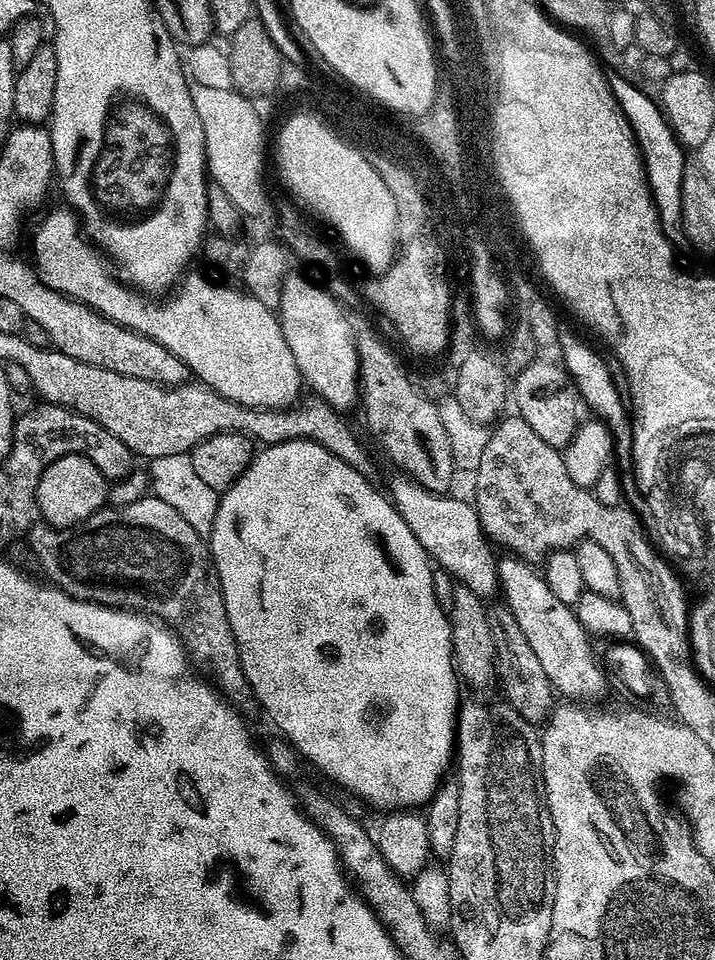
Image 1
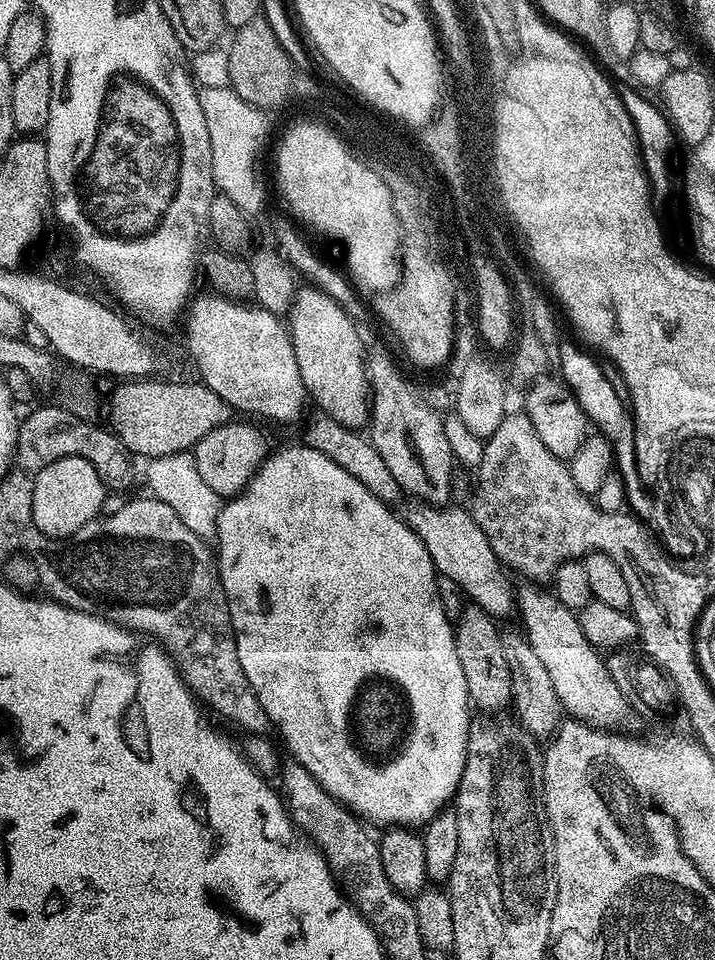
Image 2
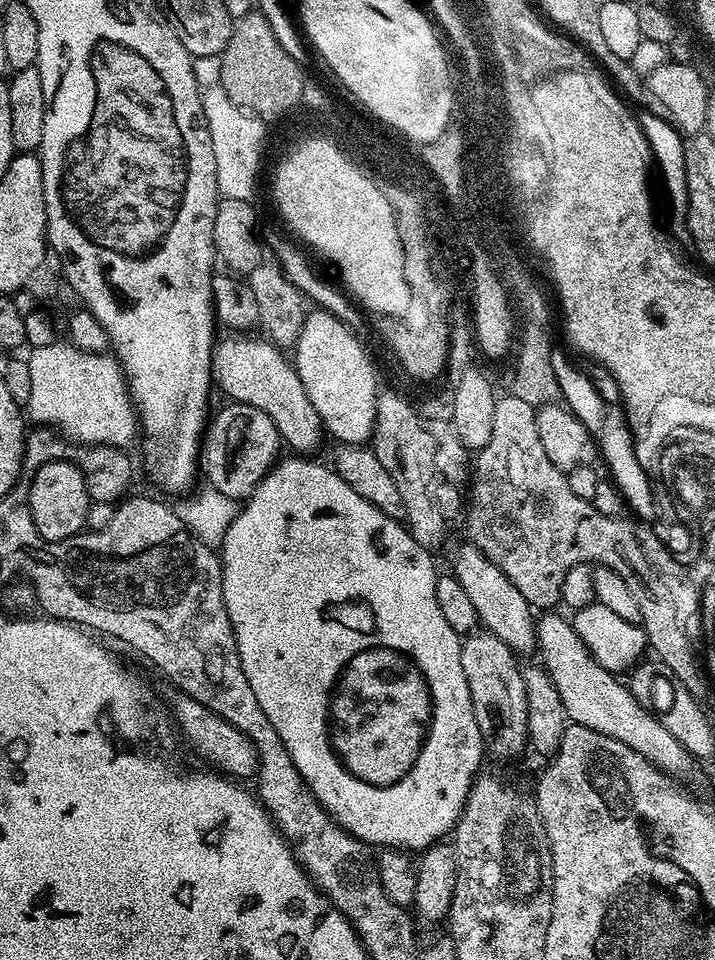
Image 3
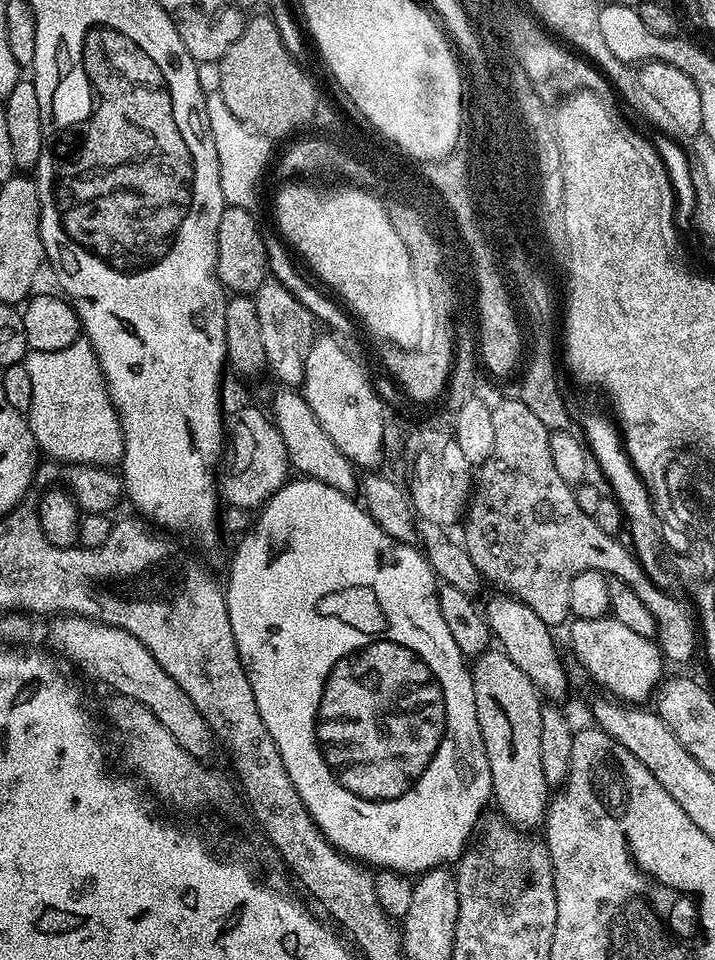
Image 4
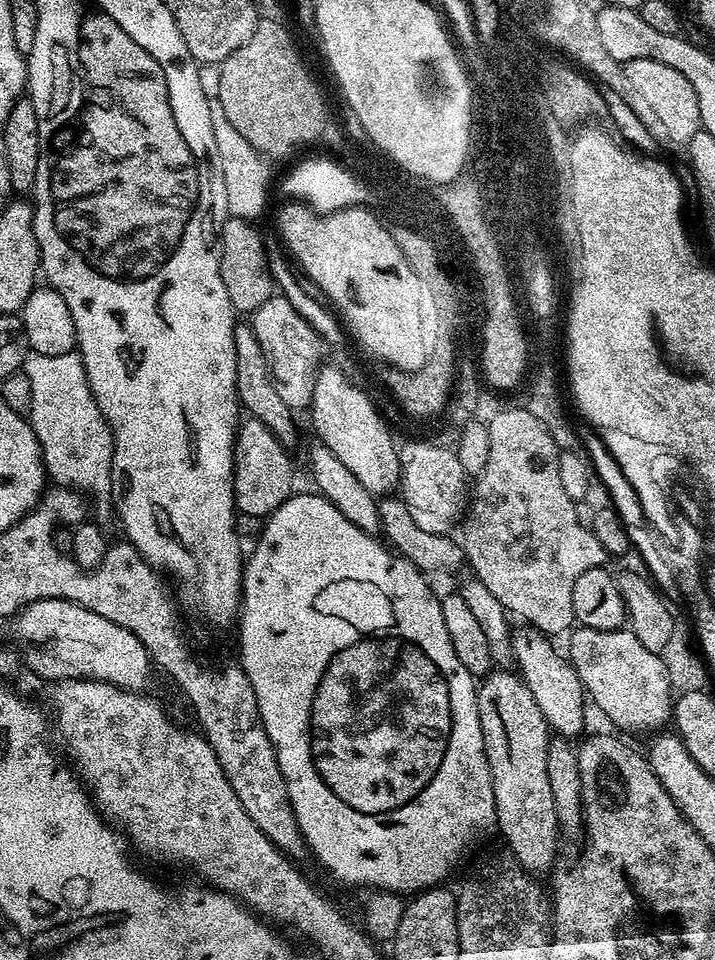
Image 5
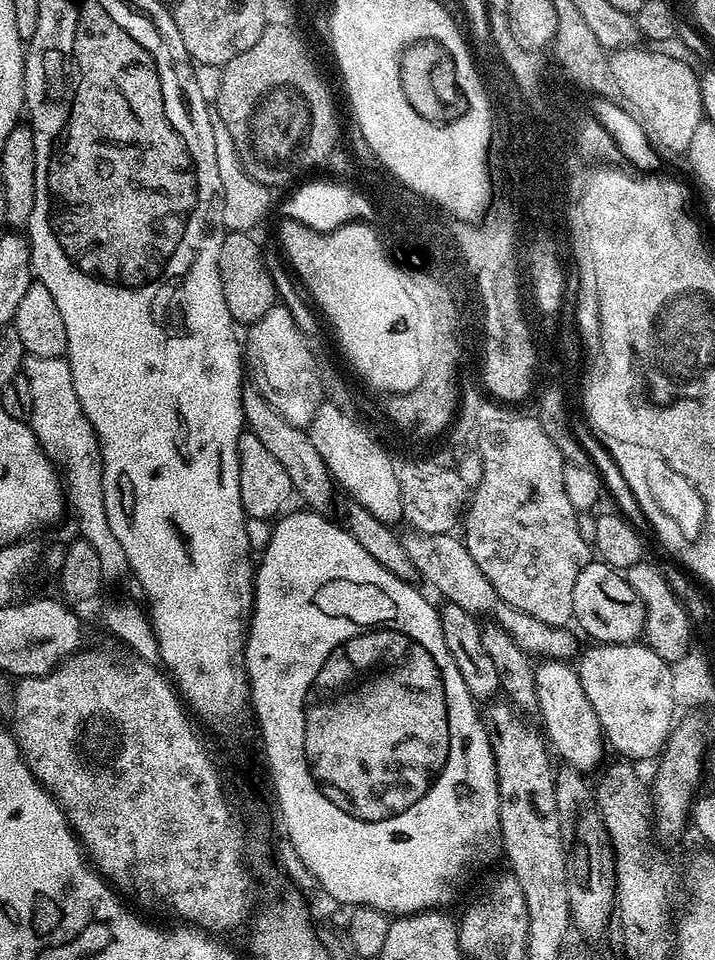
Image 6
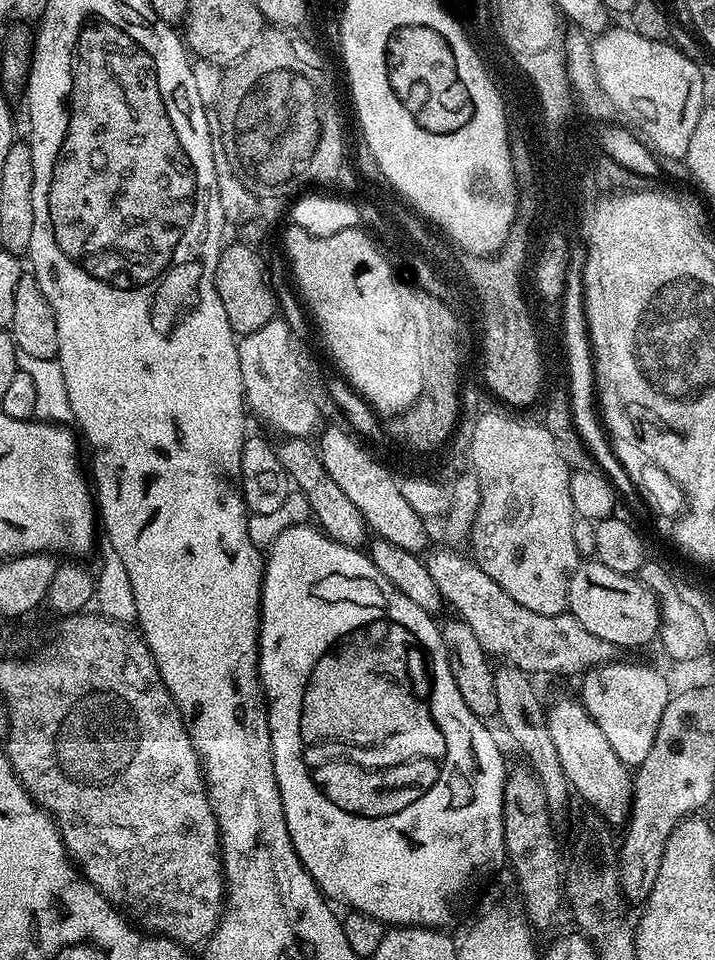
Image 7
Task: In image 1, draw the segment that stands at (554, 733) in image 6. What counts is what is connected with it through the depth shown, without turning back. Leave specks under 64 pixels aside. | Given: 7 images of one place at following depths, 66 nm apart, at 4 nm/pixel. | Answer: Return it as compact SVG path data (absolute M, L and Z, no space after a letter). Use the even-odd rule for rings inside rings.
M396 475L398 476L392 480L390 499L402 514L406 526L410 526L414 538L418 538L420 545L427 550L429 557L453 581L470 586L470 590L474 590L474 594L481 598L489 598L495 592L497 595L501 591L496 569L498 558L496 554L492 554L493 545L484 535L484 528L480 525L480 516L475 507L469 501L467 504L464 500L455 500L449 494L432 492L408 475Z

